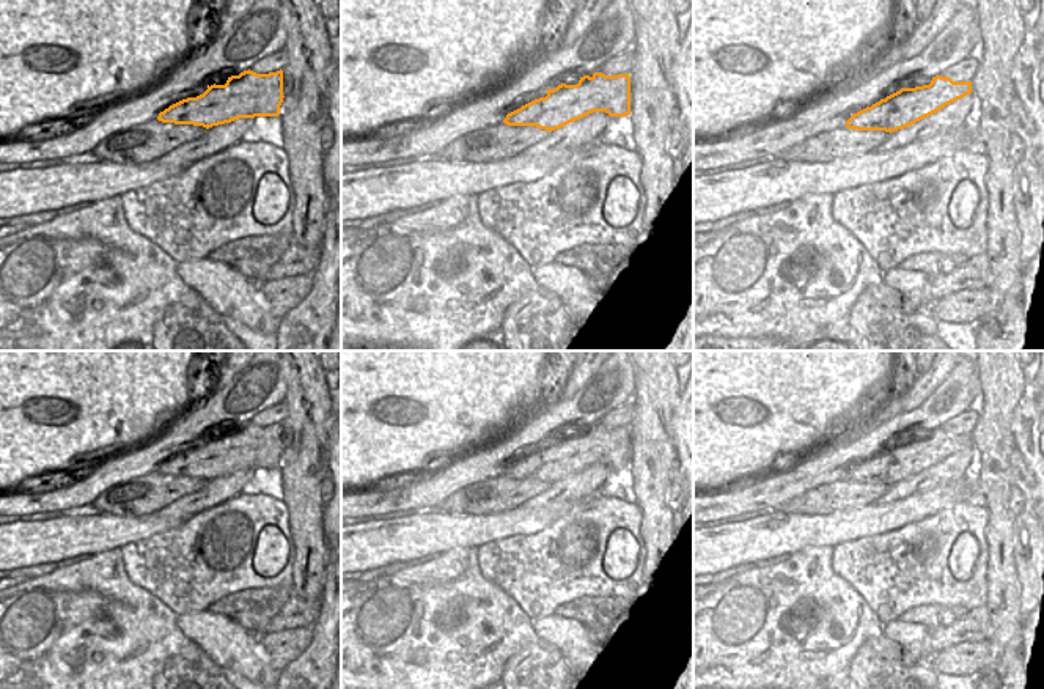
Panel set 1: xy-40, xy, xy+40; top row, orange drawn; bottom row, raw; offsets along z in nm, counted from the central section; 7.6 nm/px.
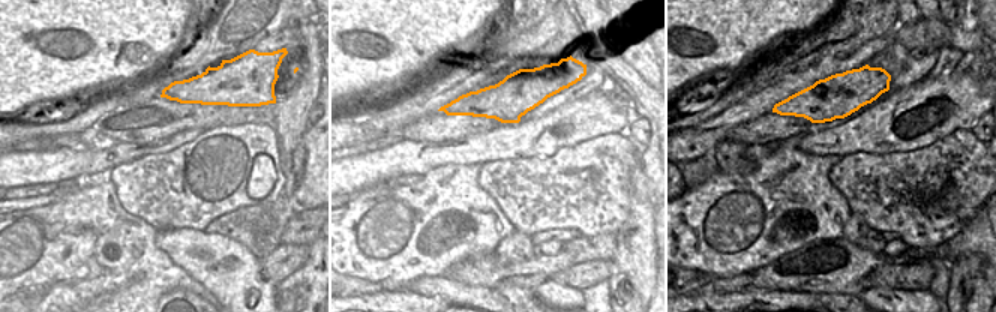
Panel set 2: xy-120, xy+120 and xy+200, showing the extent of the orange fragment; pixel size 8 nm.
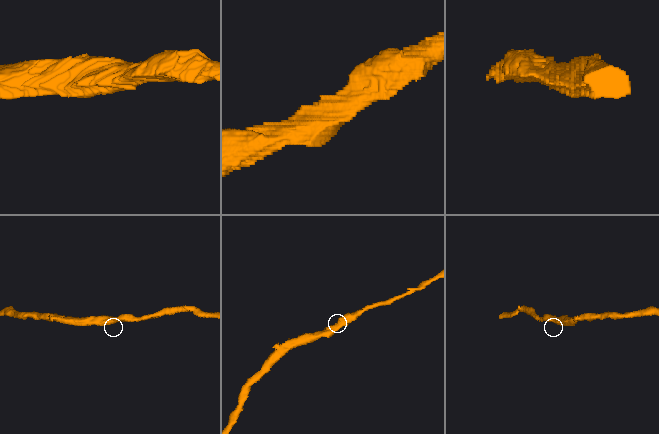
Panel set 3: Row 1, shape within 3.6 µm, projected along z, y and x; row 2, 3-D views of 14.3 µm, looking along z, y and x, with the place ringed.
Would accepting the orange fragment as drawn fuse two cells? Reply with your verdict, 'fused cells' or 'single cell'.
single cell

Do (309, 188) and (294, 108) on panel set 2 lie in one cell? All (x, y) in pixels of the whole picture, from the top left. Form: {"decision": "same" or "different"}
{"decision": "different"}

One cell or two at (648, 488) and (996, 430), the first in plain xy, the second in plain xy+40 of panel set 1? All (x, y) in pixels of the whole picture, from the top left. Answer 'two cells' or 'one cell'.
one cell

